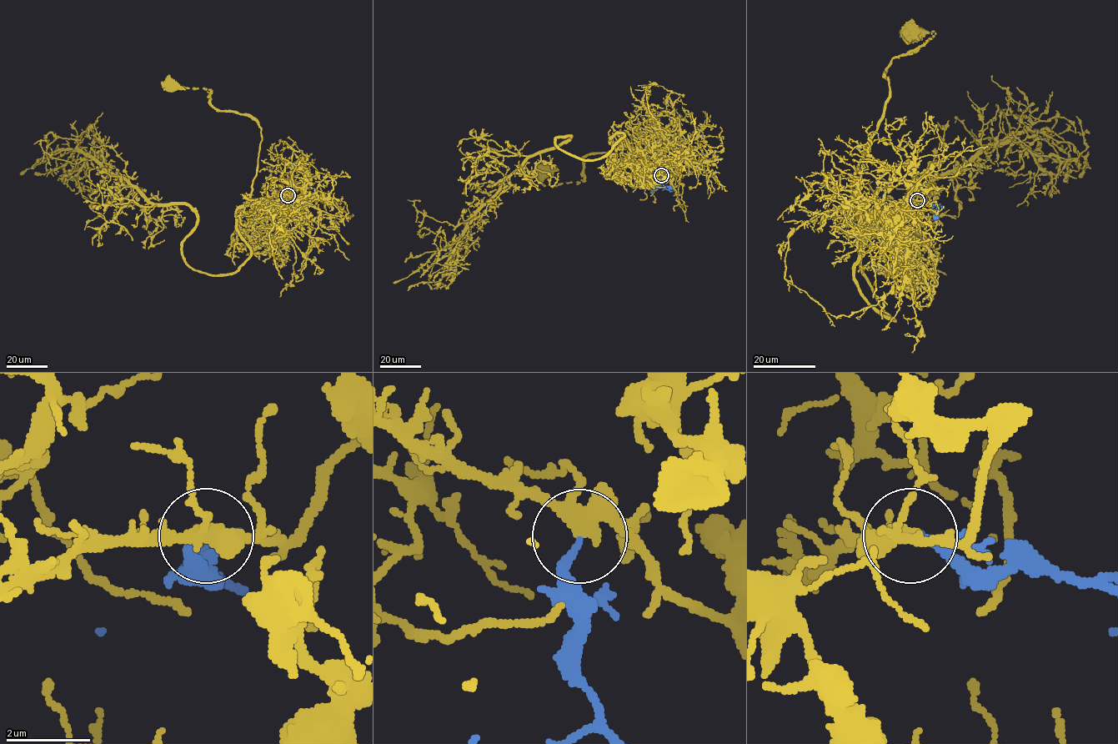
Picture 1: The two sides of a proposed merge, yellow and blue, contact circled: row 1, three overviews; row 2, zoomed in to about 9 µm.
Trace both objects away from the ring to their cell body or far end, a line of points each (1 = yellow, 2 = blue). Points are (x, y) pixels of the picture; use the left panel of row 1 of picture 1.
1: (288, 195), (265, 204), (248, 202), (262, 140), (255, 120), (216, 109), (207, 89), (168, 86)
2: (288, 195), (295, 203), (293, 208)

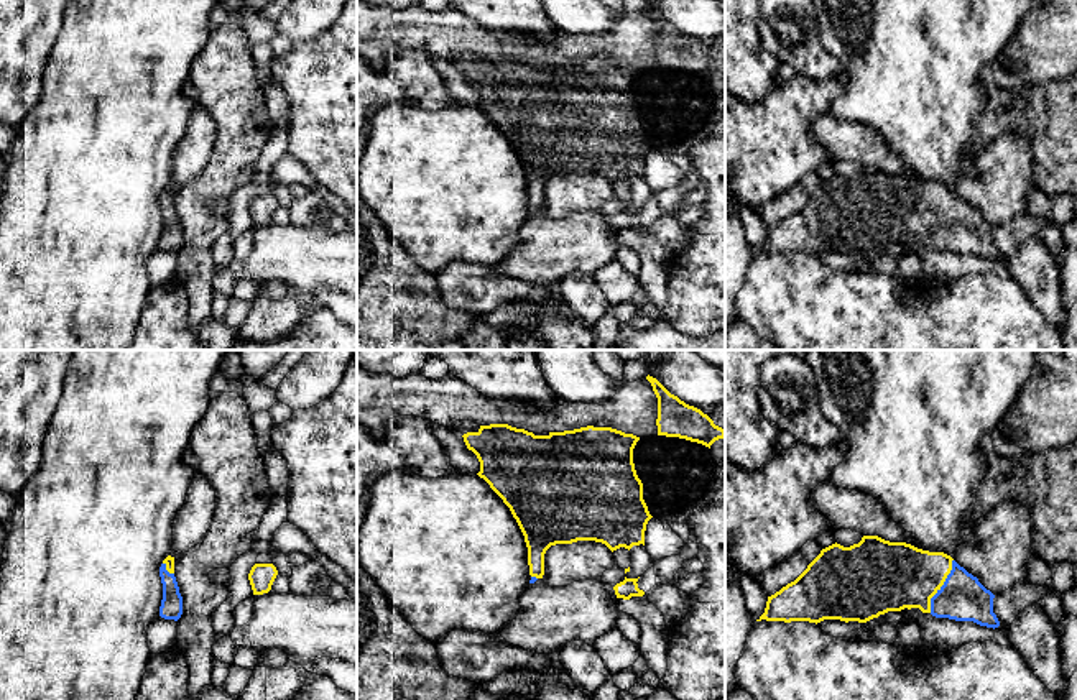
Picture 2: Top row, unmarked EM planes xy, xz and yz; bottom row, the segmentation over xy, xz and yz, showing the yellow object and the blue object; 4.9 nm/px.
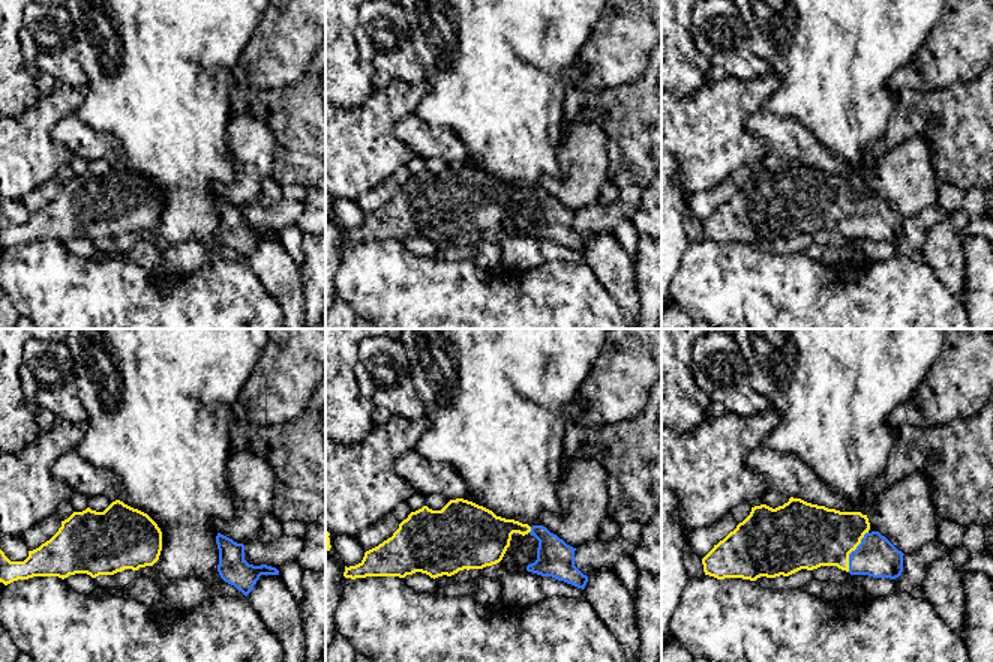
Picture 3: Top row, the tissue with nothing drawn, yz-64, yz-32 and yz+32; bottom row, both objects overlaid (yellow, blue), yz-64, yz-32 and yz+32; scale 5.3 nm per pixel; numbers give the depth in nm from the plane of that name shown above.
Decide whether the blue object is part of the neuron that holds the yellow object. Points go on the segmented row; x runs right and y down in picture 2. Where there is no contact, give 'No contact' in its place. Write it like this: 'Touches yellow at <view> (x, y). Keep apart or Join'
Touches yellow at yz (942, 584). Join

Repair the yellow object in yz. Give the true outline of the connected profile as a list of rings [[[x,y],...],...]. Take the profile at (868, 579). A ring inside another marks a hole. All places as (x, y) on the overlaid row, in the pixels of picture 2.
[[[863,536],[850,547],[835,542],[822,549],[794,582],[768,596],[765,613],[756,621],[867,623],[888,611],[919,608],[936,618],[973,621],[995,629],[1000,621],[993,613],[993,598],[995,595],[977,577],[944,552],[929,552],[906,542]]]

